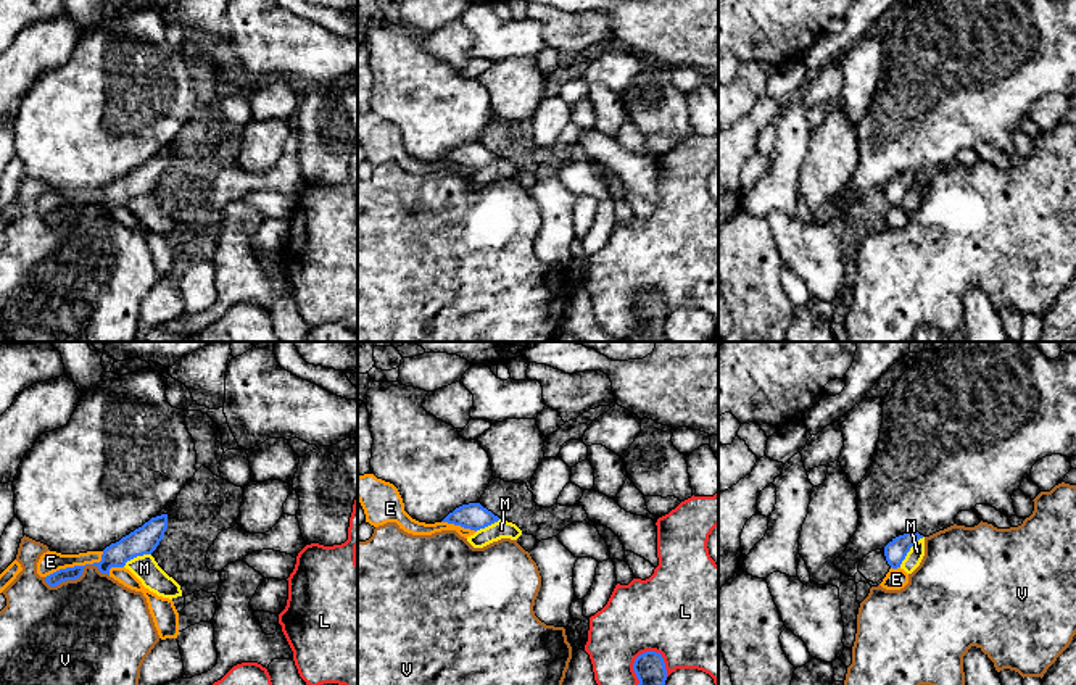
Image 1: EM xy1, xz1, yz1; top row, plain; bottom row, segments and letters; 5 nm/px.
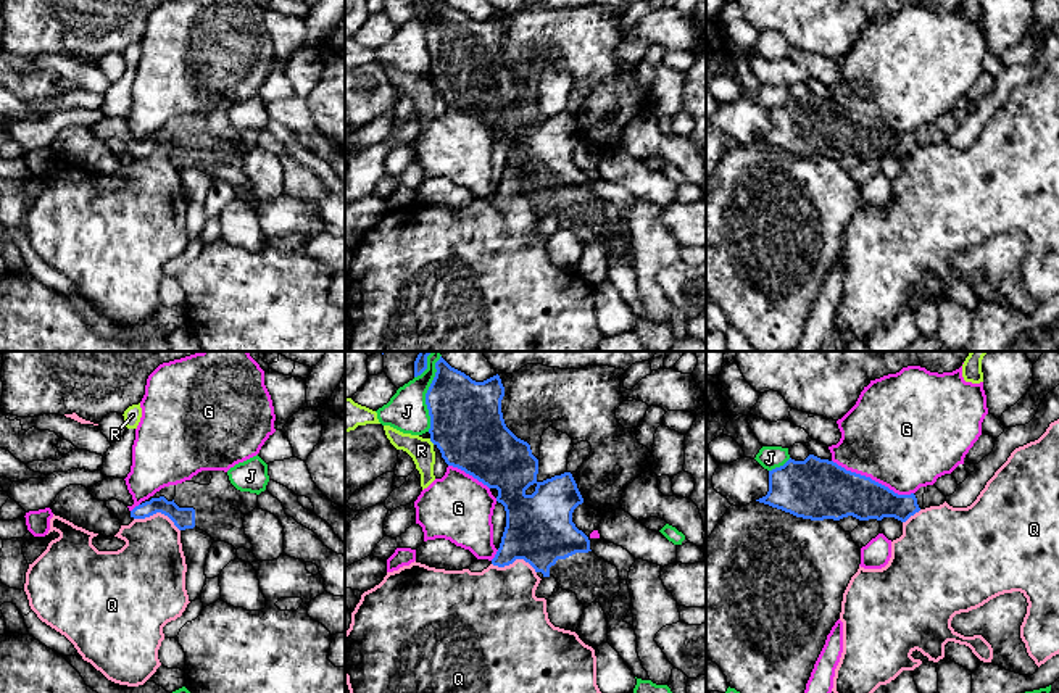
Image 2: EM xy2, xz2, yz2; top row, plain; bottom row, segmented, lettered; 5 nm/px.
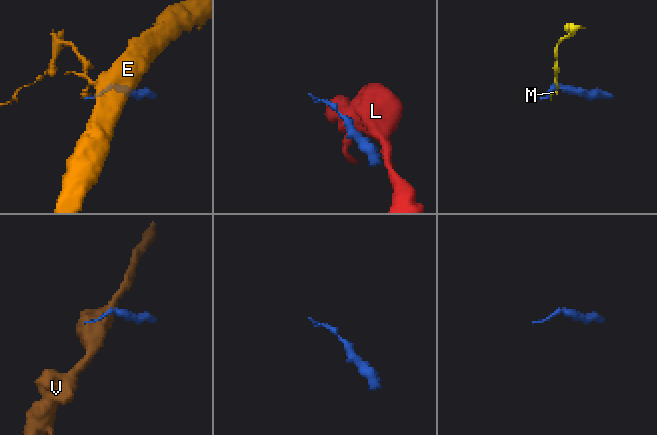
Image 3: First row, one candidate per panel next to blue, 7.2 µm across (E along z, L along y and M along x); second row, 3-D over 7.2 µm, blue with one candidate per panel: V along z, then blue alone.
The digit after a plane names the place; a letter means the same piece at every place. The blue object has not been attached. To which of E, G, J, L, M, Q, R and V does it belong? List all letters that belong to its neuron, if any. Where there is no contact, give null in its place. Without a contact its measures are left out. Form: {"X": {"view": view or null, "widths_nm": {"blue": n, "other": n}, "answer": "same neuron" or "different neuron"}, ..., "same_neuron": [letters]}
{"E": {"view": "xy1", "widths_nm": {"blue": 70, "other": 110}, "answer": "different neuron"}, "G": {"view": "yz2", "widths_nm": {"blue": 280, "other": 500}, "answer": "different neuron"}, "J": {"view": "xz2", "widths_nm": {"blue": 360, "other": 200}, "answer": "different neuron"}, "L": {"view": "xz1", "widths_nm": {"blue": 170, "other": 340}, "answer": "different neuron"}, "M": {"view": "yz1", "widths_nm": {"blue": 110, "other": 80}, "answer": "different neuron"}, "Q": {"view": "xy2", "widths_nm": {"blue": 110, "other": 320}, "answer": "different neuron"}, "R": {"view": "xz2", "widths_nm": {"blue": 360, "other": 120}, "answer": "different neuron"}, "V": {"view": "xy1", "widths_nm": {"blue": 70, "other": 500}, "answer": "different neuron"}, "same_neuron": []}

